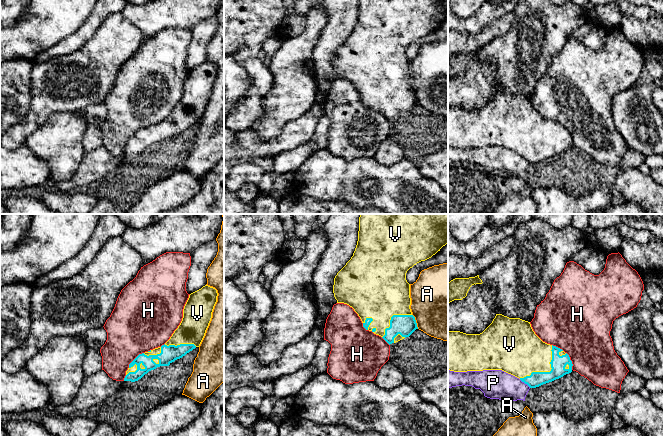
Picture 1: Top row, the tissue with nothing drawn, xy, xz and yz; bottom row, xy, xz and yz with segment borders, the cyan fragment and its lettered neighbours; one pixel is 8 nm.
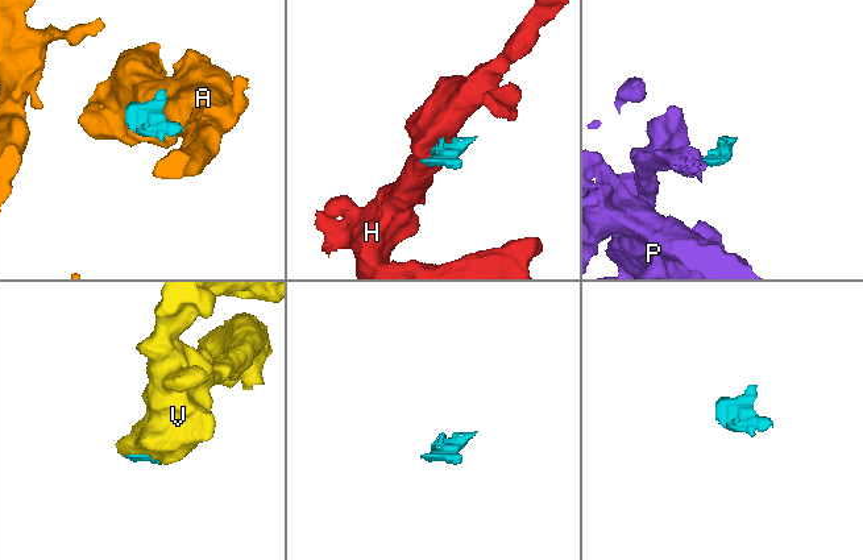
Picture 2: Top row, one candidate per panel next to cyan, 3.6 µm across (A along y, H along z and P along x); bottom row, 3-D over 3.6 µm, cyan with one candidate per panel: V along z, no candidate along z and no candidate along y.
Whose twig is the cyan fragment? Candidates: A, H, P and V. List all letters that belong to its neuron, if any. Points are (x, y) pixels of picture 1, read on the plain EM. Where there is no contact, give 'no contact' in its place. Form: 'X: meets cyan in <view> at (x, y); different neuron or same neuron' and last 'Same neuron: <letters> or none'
A: meets cyan in xz at (415, 97); different neuron
H: meets cyan in xy at (134, 135); different neuron
P: meets cyan in yz at (525, 159); different neuron
V: meets cyan in yz at (547, 148); same neuron
Same neuron: V

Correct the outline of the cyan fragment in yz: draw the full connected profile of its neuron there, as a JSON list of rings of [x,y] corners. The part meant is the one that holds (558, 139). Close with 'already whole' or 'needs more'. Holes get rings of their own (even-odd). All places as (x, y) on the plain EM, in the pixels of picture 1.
[[[496,90],[492,99],[480,110],[448,108],[448,146],[454,148],[502,146],[519,154],[530,164],[552,158],[572,148],[572,137],[562,125],[543,118],[533,107],[530,98]]]; needs more

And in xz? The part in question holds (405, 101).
[[[359,0],[353,32],[334,54],[337,79],[352,83],[363,103],[381,112],[389,121],[409,113],[418,103],[410,85],[406,49],[447,19],[448,0]]]; needs more

